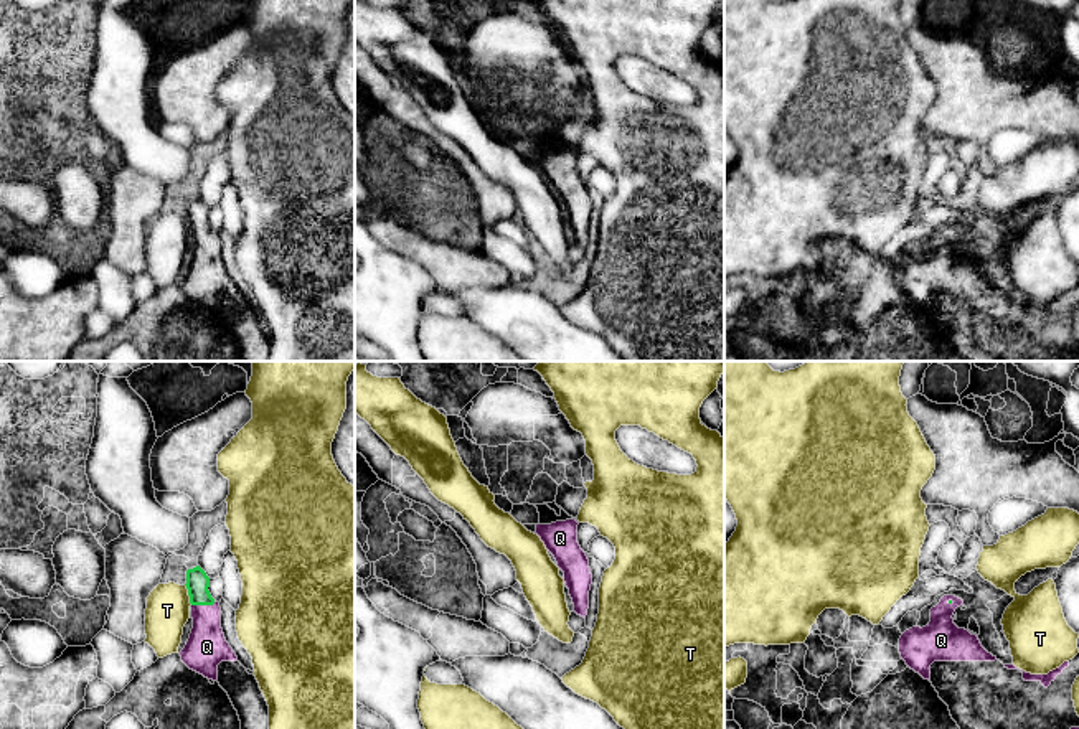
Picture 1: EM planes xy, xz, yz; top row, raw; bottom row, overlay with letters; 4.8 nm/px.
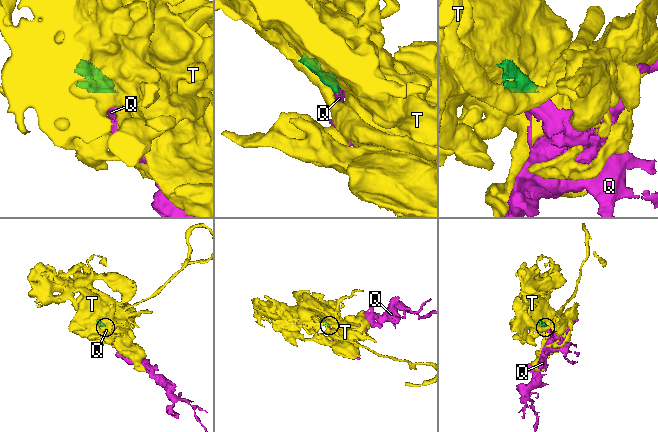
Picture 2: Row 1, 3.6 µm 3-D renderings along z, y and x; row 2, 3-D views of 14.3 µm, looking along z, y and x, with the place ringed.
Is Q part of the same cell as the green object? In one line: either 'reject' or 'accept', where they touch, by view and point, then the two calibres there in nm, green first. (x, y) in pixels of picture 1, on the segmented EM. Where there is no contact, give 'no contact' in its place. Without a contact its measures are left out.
accept; meets green in xy at (203, 604); 110 nm thick on the green side, 200 nm on the other

